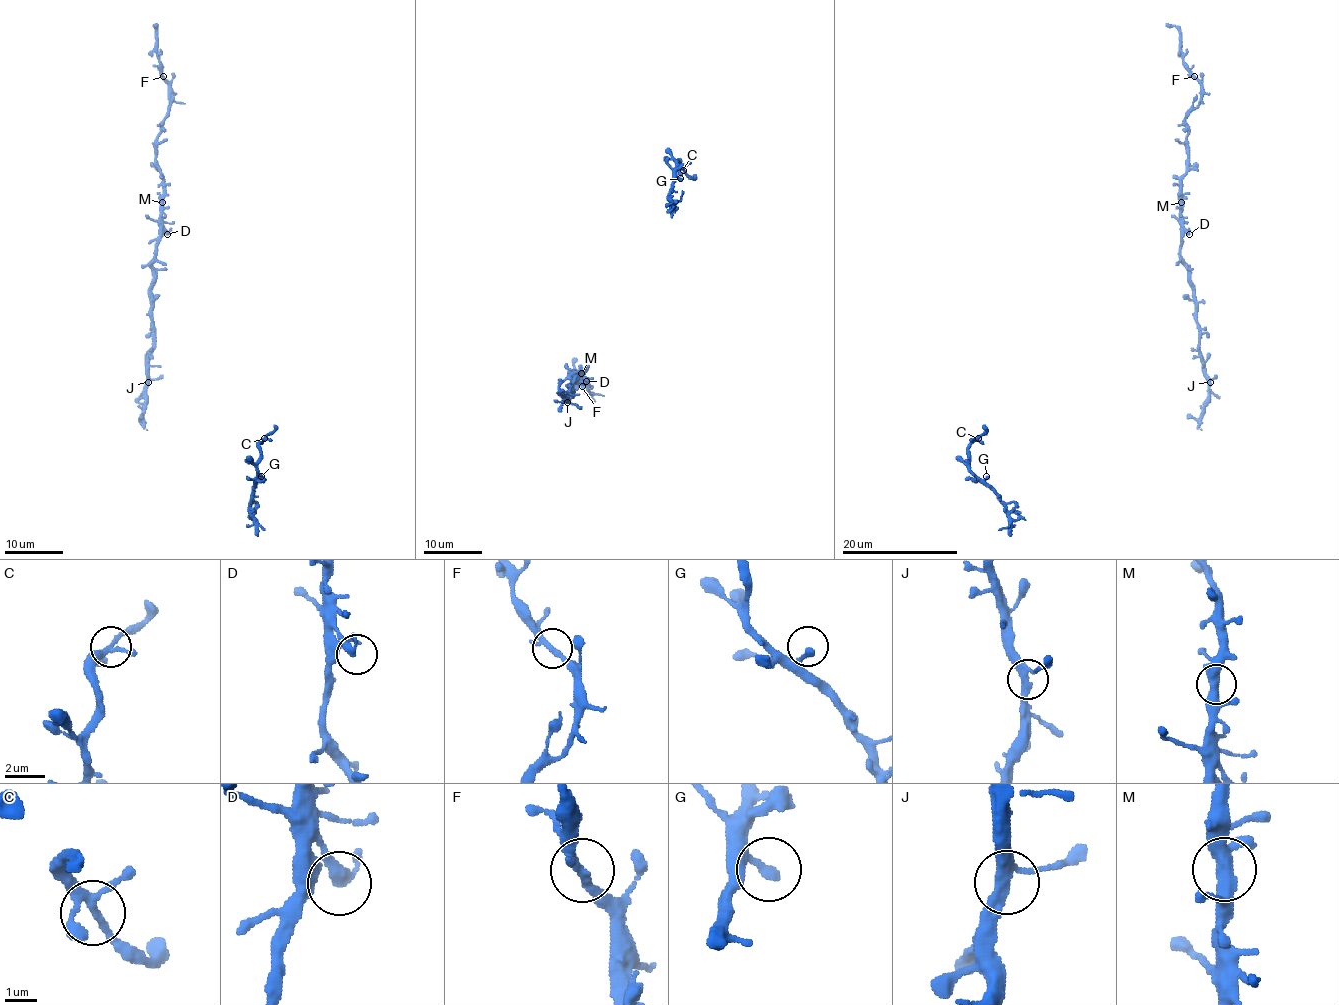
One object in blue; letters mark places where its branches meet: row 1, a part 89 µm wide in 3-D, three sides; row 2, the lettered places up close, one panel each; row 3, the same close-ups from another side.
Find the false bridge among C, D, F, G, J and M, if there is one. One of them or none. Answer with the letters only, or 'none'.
none

